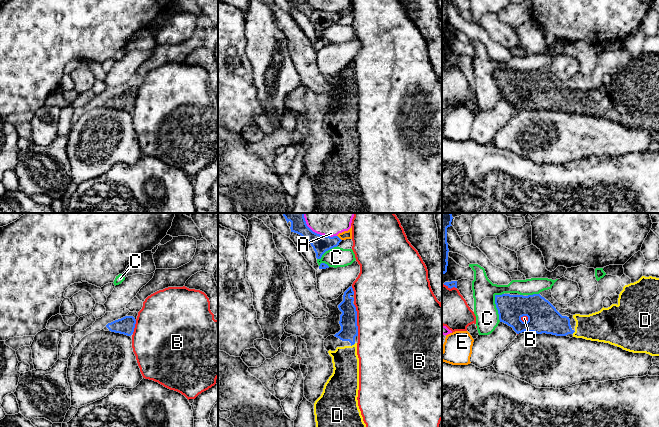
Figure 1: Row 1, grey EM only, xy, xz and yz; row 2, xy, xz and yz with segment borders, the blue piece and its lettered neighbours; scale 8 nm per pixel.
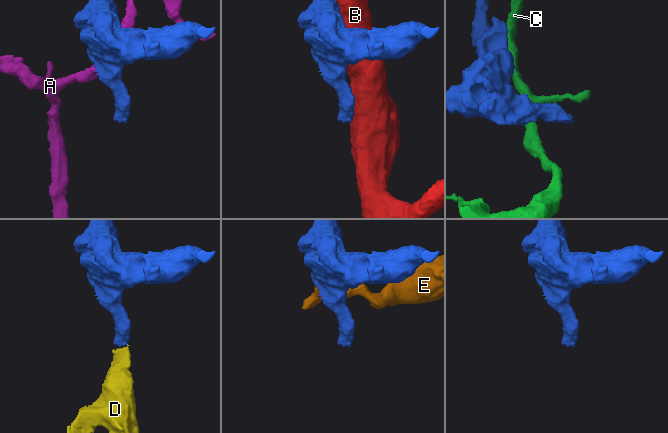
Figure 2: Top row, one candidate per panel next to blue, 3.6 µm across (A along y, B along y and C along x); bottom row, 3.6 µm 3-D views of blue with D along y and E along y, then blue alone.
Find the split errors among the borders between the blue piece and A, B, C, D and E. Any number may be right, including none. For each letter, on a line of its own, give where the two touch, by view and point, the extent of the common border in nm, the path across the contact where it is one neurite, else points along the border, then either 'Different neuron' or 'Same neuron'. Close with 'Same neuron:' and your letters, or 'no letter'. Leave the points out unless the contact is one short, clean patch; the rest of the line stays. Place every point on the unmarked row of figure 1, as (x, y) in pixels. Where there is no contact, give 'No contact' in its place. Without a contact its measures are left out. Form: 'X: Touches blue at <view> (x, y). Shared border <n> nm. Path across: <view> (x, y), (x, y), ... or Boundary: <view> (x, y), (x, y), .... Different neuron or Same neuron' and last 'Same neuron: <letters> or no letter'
A: Touches blue at xz (321, 11). Shared border 260 nm. Different neuron
B: Touches blue at xz (356, 96). Shared border 260 nm. Different neuron
C: Touches blue at yz (496, 81). Shared border 240 nm. Different neuron
D: Touches blue at xz (353, 120). Shared border 50 nm. Path across: xz (348, 95), (349, 111), (353, 120), (345, 136). Same neuron
E: Touches blue at xz (339, 14). Shared border 60 nm. Boundary: xz (337, 11), (341, 16). Different neuron
Same neuron: D

